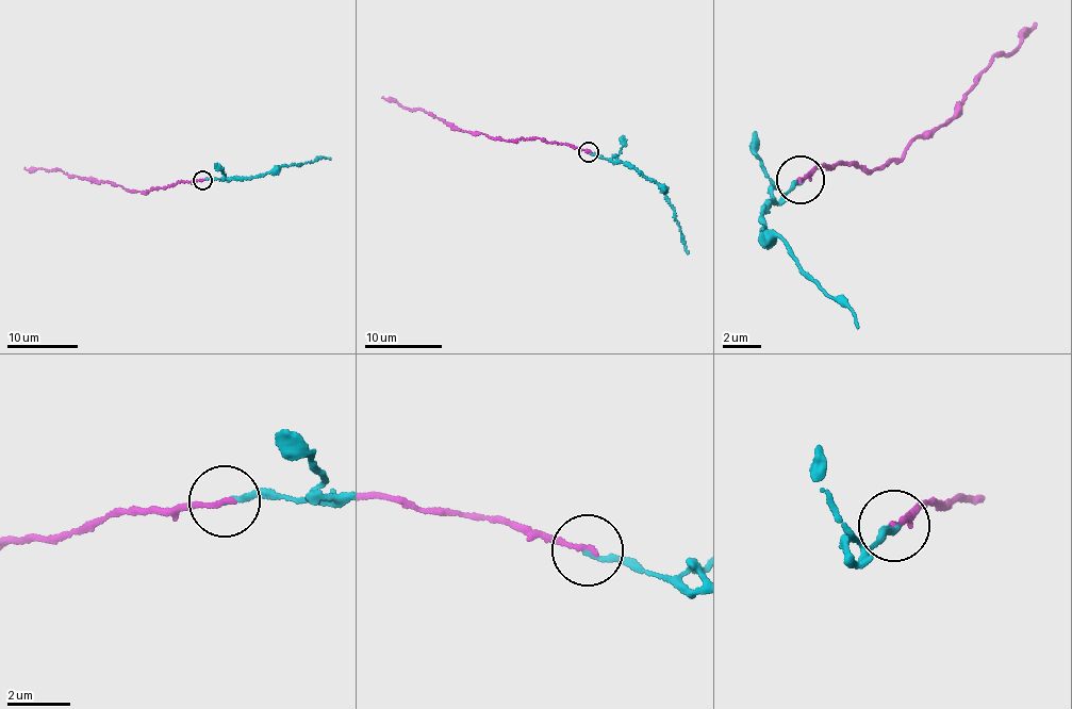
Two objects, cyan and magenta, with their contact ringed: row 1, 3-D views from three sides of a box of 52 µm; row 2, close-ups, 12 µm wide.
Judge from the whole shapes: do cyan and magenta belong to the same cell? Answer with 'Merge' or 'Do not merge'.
Merge

